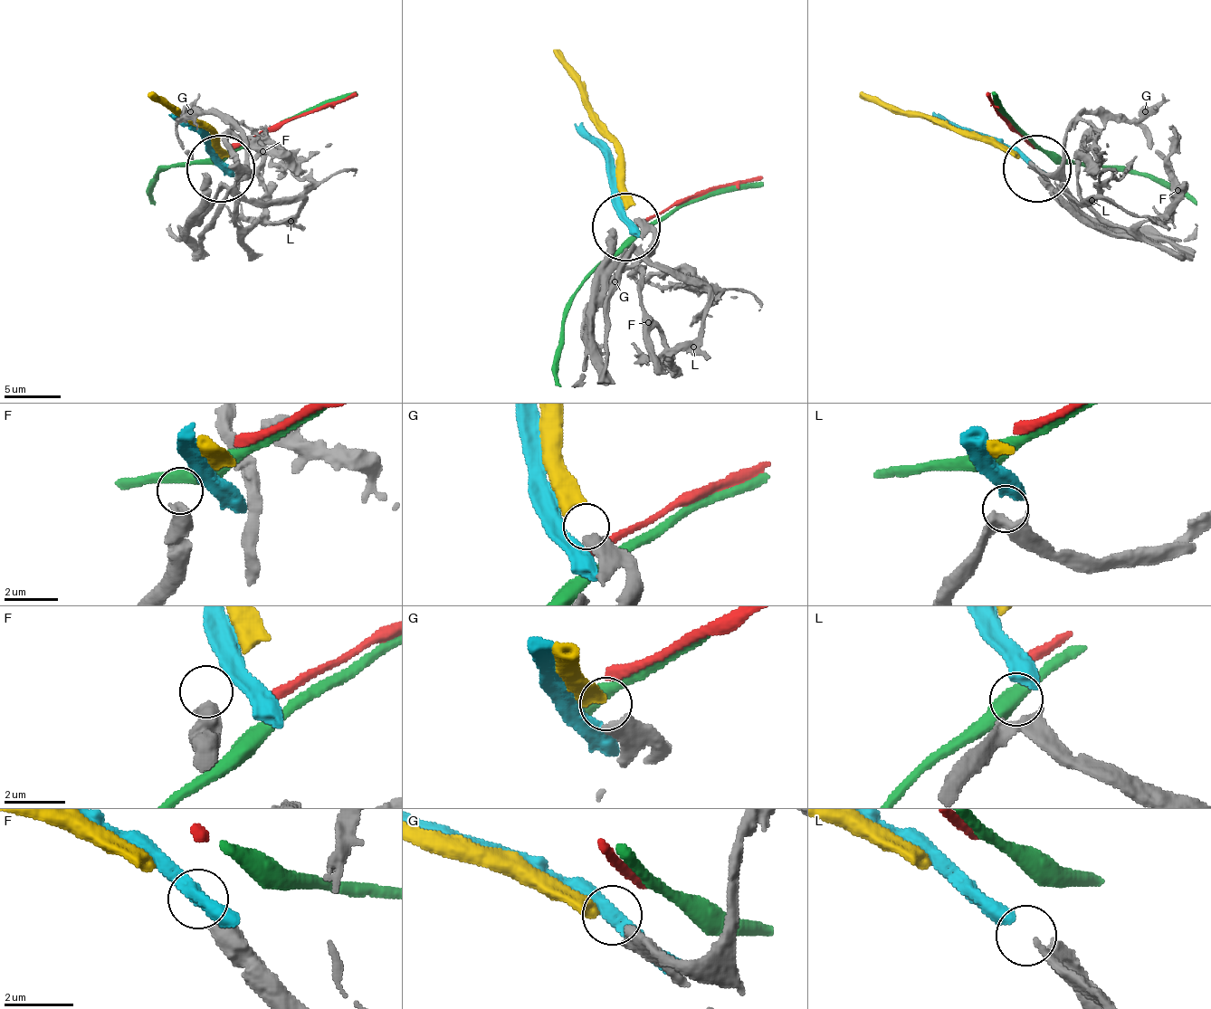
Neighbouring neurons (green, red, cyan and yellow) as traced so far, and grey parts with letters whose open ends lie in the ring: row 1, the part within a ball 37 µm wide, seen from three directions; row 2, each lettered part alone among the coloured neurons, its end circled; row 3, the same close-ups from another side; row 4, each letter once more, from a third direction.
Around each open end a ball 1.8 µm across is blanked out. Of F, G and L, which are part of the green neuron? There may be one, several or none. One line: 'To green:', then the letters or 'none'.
To green: none

